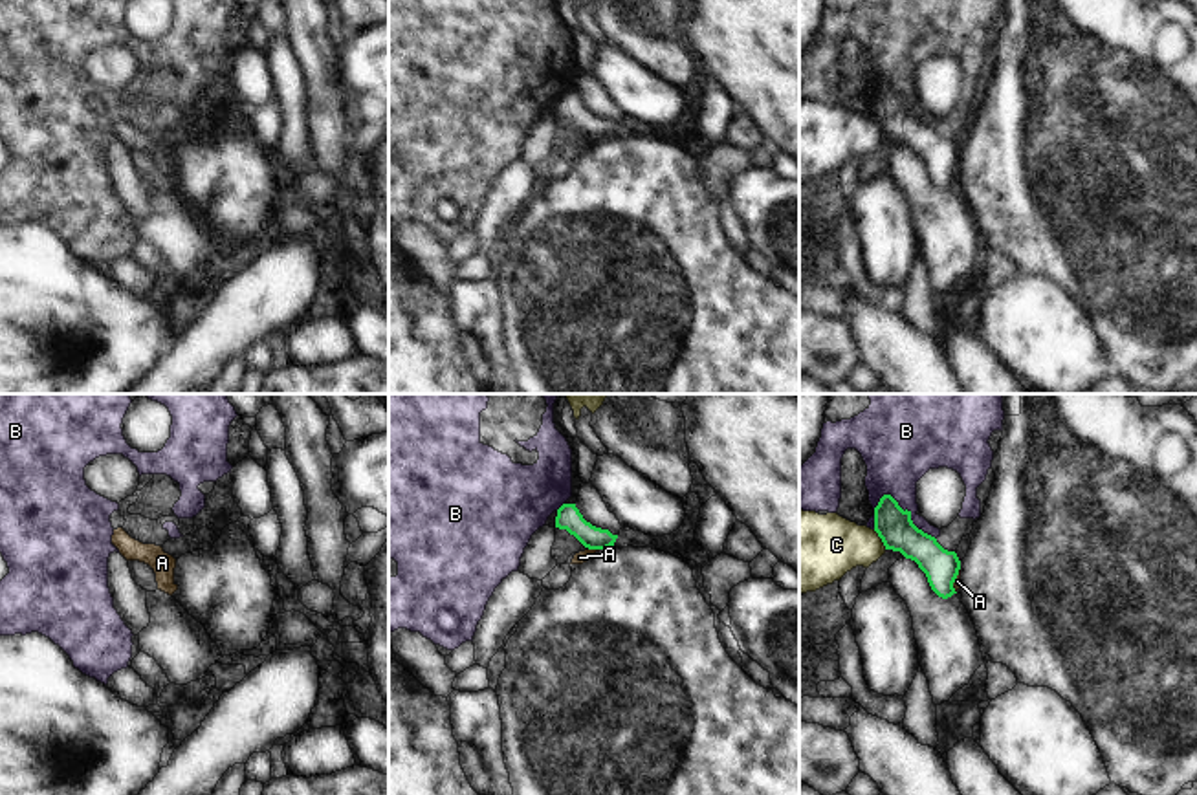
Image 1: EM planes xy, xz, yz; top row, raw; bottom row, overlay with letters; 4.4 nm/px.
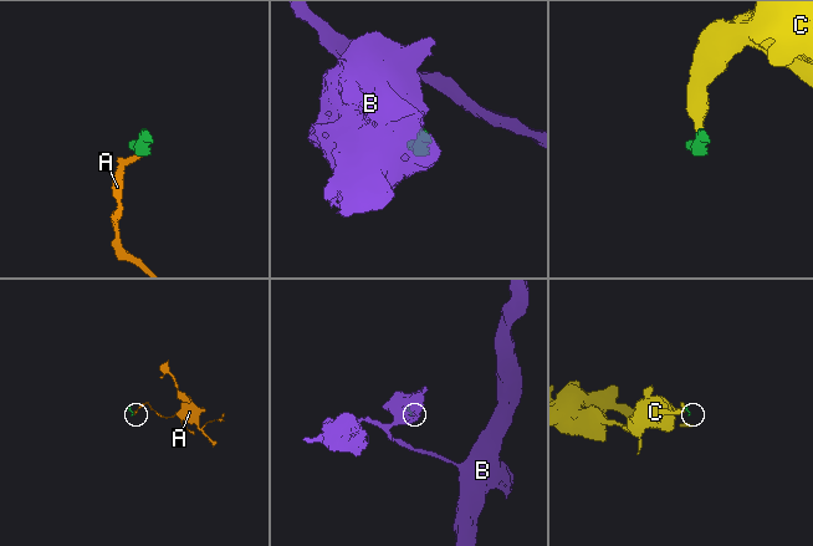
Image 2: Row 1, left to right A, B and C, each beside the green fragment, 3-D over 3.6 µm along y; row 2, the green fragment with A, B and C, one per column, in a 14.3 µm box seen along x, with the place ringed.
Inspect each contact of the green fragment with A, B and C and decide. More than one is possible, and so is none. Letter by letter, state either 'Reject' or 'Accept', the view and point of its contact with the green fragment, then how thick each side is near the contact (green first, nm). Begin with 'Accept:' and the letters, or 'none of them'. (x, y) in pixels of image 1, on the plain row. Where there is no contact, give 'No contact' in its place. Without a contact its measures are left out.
Accept: A
A: Accept. Touches green at xz (594, 138). Thickness 110 nm (green) against 50 nm
B: Reject. Touches green at yz (910, 103). Thickness 160 nm (green) against 280 nm
C: Reject. Touches green at yz (880, 127). Thickness 160 nm (green) against 280 nm.

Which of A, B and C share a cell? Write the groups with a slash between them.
A / B / C

